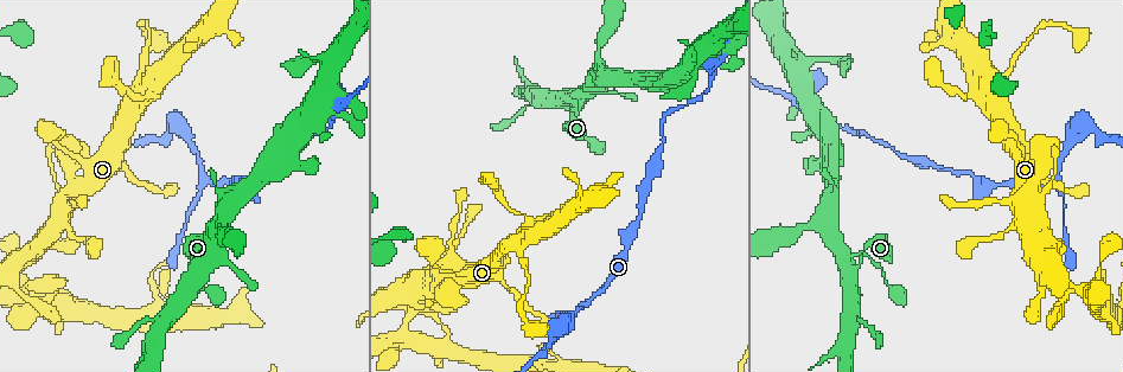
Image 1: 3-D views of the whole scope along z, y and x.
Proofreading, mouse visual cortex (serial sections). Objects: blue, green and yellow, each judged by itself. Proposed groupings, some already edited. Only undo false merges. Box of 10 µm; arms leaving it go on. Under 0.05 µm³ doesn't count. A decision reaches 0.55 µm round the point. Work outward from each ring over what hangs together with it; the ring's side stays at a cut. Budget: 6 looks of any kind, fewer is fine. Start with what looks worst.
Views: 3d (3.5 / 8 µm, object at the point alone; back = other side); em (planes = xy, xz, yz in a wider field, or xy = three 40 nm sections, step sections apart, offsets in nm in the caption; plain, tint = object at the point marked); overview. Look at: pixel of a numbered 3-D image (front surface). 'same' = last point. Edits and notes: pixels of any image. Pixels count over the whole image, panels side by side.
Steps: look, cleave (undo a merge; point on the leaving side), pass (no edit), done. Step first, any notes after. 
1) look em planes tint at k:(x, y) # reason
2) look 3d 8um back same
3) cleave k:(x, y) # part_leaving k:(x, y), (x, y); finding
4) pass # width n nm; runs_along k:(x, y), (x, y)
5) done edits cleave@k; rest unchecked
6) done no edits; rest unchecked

look 3d 3.5um back at 1:(1057, 176) # three-way junction

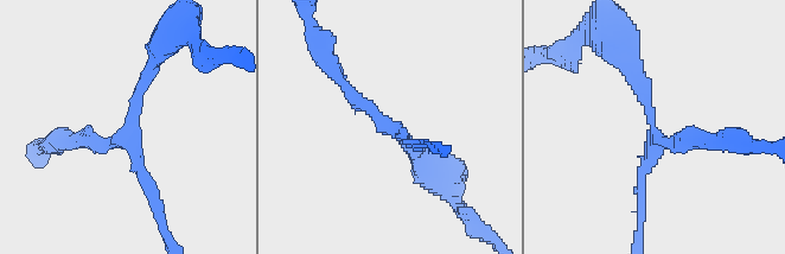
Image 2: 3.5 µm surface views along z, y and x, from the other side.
look em planes tint at 2:(119, 137) # now the EM

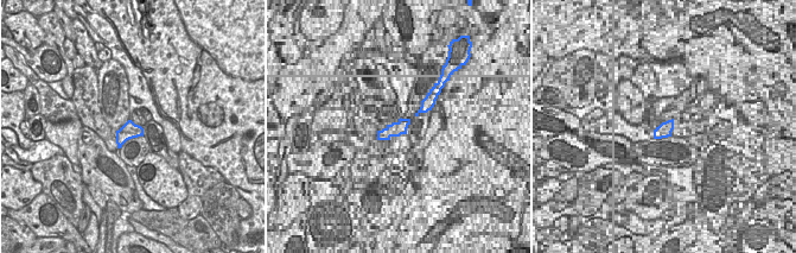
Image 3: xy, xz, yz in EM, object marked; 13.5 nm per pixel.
pass # runs_along 2:(333, 70), (356, 101), (414, 150); one cell here

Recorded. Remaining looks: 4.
look 3d 8um at 1:(140, 65) # thick turns thin

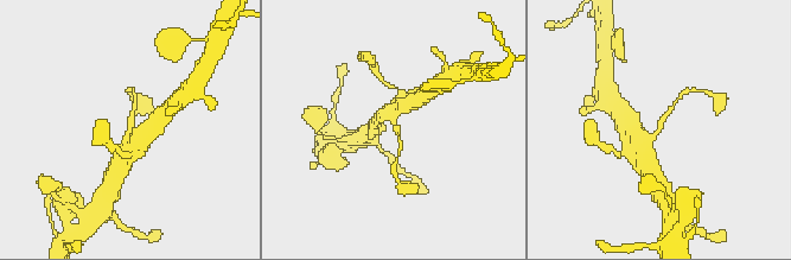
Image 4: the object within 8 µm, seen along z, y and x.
look em xy step 3 tint same # arm_widths 150, 400 nm; now the EM

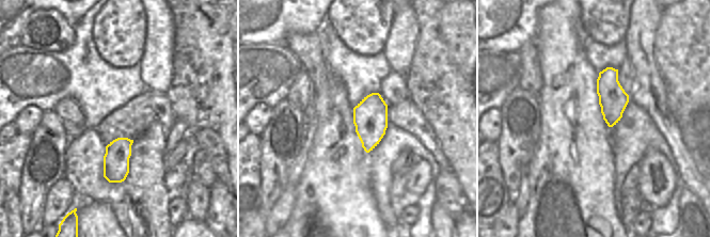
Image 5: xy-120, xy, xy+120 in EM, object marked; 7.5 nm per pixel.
pass # runs_along 4:(644, 157), (646, 144), (677, 100); all the same cell

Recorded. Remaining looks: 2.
look 3d 3.5um back at 1:(443, 298) # abrupt turn

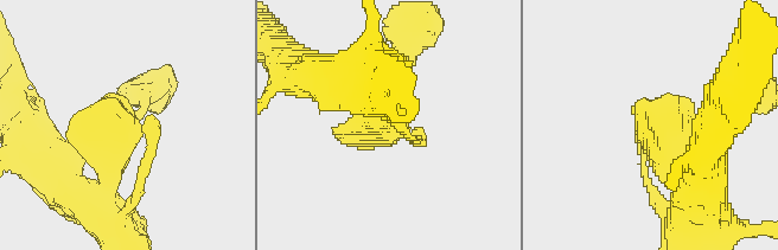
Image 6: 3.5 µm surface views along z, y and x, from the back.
look em xy step 3 tint at 6:(124, 134) # now the EM

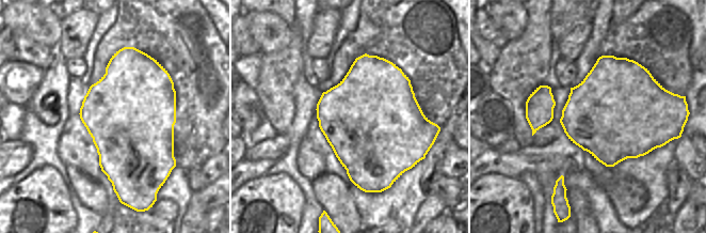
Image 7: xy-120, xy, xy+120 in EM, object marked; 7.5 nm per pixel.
pass # width 750 nm; runs_along 6:(354, 88), (416, 140); one cell here

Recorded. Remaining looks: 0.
done no edits; rest unchecked

